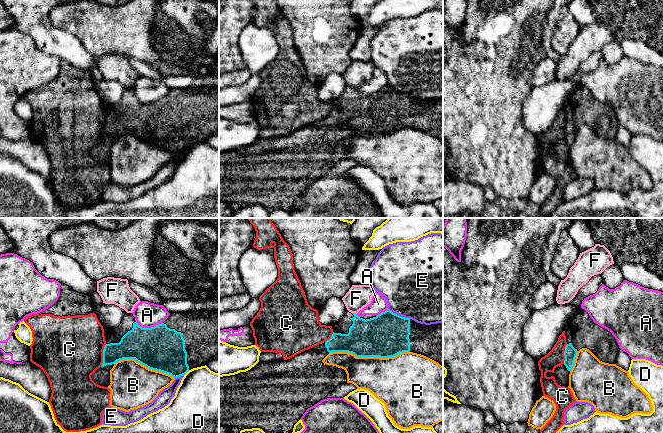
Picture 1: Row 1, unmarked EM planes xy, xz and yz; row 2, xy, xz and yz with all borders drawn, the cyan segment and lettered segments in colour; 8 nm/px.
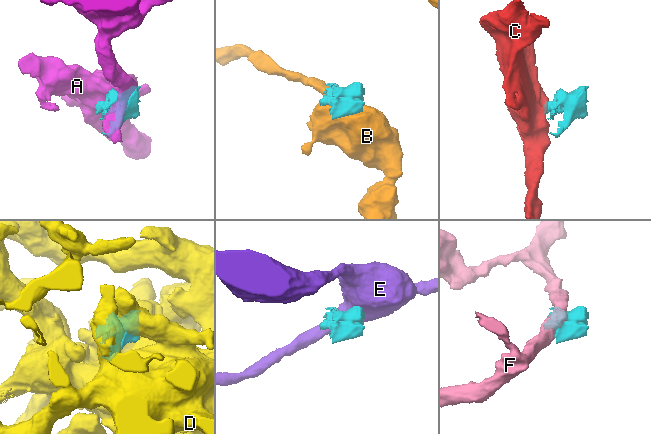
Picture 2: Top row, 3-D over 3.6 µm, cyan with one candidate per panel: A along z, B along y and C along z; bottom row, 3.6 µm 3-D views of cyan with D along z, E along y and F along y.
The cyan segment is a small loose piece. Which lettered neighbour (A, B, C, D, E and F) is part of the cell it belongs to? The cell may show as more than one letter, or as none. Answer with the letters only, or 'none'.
none

